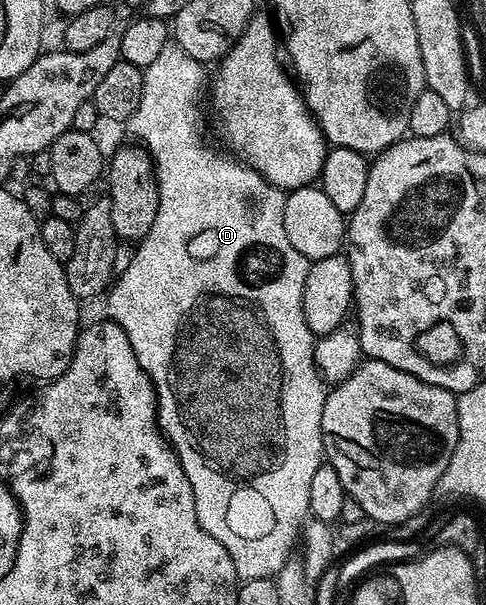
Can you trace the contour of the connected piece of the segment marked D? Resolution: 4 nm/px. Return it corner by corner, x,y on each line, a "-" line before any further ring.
174,41
167,42
165,49
161,49
161,54
158,55
157,61
153,61
153,65
143,68
141,101
137,105
137,110
133,113
133,117
127,119
125,130
135,138
132,140
150,155
151,162
155,165
155,180
159,186
159,208
157,209
157,221
153,221
153,229
149,229
147,236
139,240
135,247
133,257
125,269
125,273
118,275
106,292
106,318
112,323
121,325
121,329
125,329
125,337
129,337
129,345
133,345
133,353
137,353
137,361
141,361
141,369
145,369
145,373
151,378
151,384
155,386
155,397
157,400
157,410
159,412
159,430
163,432
167,442
170,443
171,448
174,449
175,455
181,461
181,469
185,469
185,477
189,477
189,485
193,489
193,501
195,502
195,508
197,509
197,521
201,525
201,529
205,529
205,533
209,533
209,537
213,537
217,541
221,541
221,545
225,545
225,553
229,553
229,557
233,560
233,569
237,569
240,580
269,579
278,576
279,570
281,570
281,568
283,568
292,558
291,550
294,549
295,542
299,539
299,530
302,529
303,522
308,522
311,514
311,510
309,509
309,484
311,478
313,478
313,472
325,461
323,434
321,433
321,417
323,416
323,406
327,400
327,391
325,390
325,380
323,376
320,375
319,369
315,365
315,345
317,339
316,336
312,335
311,330
309,329
309,325
305,319
305,309
303,308
305,277
309,273
311,263
301,253
297,253
297,249
293,247
293,241
289,241
289,237
285,233
285,201
287,200
287,195
284,194
280,188
272,185
260,171
253,170
248,163
244,163
238,158
232,157
230,154
227,154
227,156
222,155
219,151
214,151
214,149
203,140
203,135
199,132
199,118
203,115
202,109
199,108
199,102
202,101
203,95
205,99
203,71
205,71
204,64
199,63
193,57
189,57
189,53
185,53
185,49
181,49
179,44

